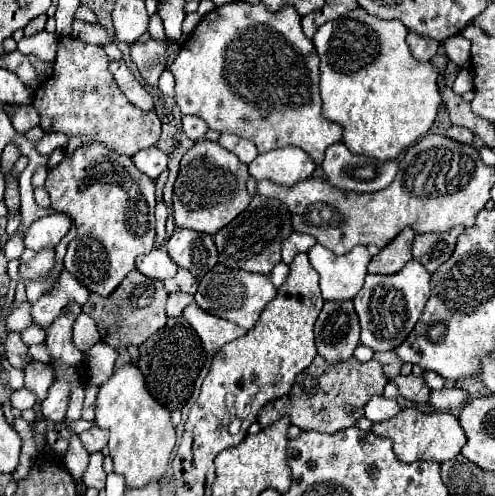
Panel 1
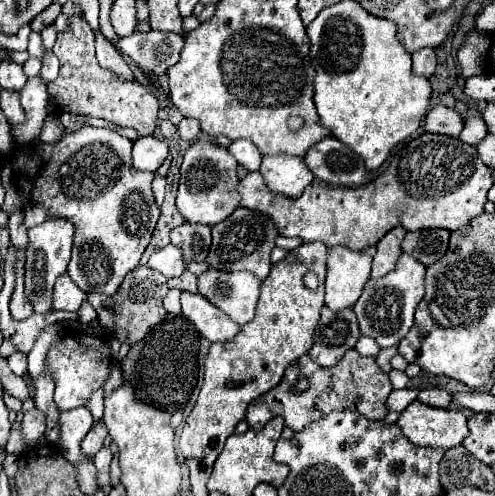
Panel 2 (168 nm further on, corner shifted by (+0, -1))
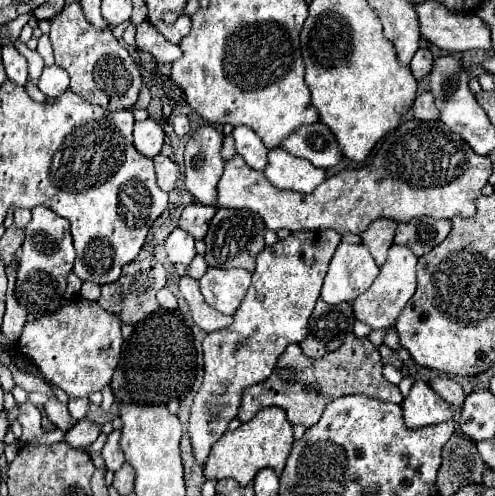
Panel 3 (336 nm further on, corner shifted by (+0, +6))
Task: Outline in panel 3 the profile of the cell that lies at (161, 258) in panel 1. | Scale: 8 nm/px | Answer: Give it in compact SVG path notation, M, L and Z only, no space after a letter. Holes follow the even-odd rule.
M176 228L168 238L166 238L166 254L168 254L168 260L172 264L190 264L192 258L196 256L196 250L194 250L194 238Z

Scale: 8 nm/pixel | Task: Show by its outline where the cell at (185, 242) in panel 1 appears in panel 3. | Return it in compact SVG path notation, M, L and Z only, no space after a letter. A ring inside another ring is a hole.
M194 202L184 208L184 212L178 220L178 226L184 228L186 232L190 232L194 236L194 240L202 240L208 232L208 226L210 226L214 212L216 212L216 208L208 208L208 206Z

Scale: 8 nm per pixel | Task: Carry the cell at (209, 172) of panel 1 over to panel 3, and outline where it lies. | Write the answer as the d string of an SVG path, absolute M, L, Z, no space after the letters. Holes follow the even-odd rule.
M202 126L198 128L184 148L184 188L194 196L196 202L204 206L216 204L216 184L224 170L224 158L220 154L224 142L224 134L214 126Z

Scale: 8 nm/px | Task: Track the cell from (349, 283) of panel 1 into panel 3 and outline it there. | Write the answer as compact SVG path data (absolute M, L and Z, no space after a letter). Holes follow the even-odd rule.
M340 242L324 278L320 296L328 304L352 302L368 290L376 276L378 266L366 246Z

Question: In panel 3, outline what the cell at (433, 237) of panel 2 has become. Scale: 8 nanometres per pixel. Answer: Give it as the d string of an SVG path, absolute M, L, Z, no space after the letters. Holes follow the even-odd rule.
M414 218L406 224L398 224L394 244L408 246L416 256L428 254L438 246L450 232L450 220L436 218Z

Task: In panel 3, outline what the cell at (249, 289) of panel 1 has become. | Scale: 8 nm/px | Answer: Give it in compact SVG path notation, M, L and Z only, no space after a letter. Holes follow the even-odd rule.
M208 268L200 278L200 290L210 306L222 314L234 314L250 288L252 274L242 268Z

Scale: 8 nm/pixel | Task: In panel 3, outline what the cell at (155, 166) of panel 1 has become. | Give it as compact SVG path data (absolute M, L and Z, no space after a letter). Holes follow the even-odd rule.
M144 120L134 124L134 146L142 156L154 158L160 154L160 148L164 144L164 130L154 120Z

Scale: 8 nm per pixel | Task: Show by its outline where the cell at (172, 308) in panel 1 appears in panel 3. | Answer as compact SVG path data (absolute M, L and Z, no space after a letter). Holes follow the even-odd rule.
M168 286L158 292L158 302L160 302L162 308L168 308L168 310L172 310L172 308L178 306L178 300L176 300L176 296L172 294L172 290Z

